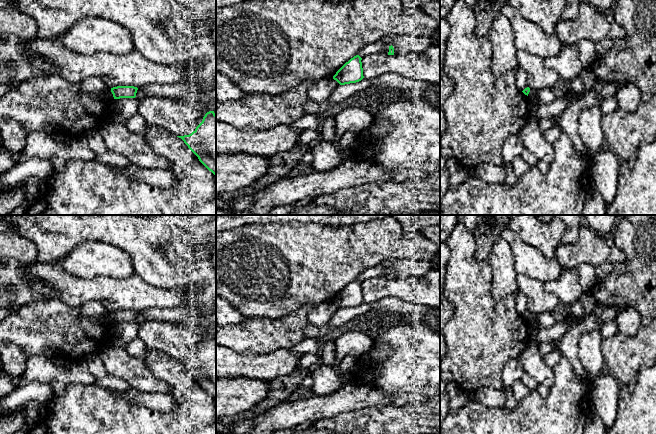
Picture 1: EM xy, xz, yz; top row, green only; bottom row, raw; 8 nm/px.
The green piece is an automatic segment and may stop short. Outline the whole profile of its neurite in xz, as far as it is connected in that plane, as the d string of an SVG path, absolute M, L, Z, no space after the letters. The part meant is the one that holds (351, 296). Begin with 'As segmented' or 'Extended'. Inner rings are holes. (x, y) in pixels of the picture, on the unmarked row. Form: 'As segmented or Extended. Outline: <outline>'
As segmented. Outline: M359 279L351 282L336 296L333 303L340 309L361 305L364 302L361 284L362 282Z

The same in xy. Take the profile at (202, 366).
As segmented. Outline: M209 335L189 359L177 360L198 381L199 385L216 399L216 338Z

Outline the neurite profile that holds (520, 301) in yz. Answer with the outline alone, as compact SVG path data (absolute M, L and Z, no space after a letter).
M517 290L514 294L516 310L520 315L523 315L525 312L528 311L527 300L519 290Z

